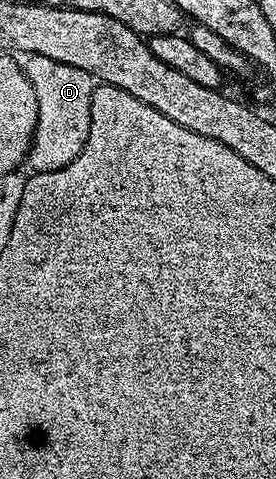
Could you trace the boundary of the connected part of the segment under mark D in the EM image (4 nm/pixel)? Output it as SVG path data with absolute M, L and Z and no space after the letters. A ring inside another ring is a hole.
M32 52L17 55L18 64L24 76L32 84L32 92L36 92L36 132L34 142L28 155L29 169L36 174L56 172L76 156L84 148L90 131L90 113L92 112L92 92L96 79L84 68L72 68L72 64L60 64L56 60L48 60L48 56L36 56Z

